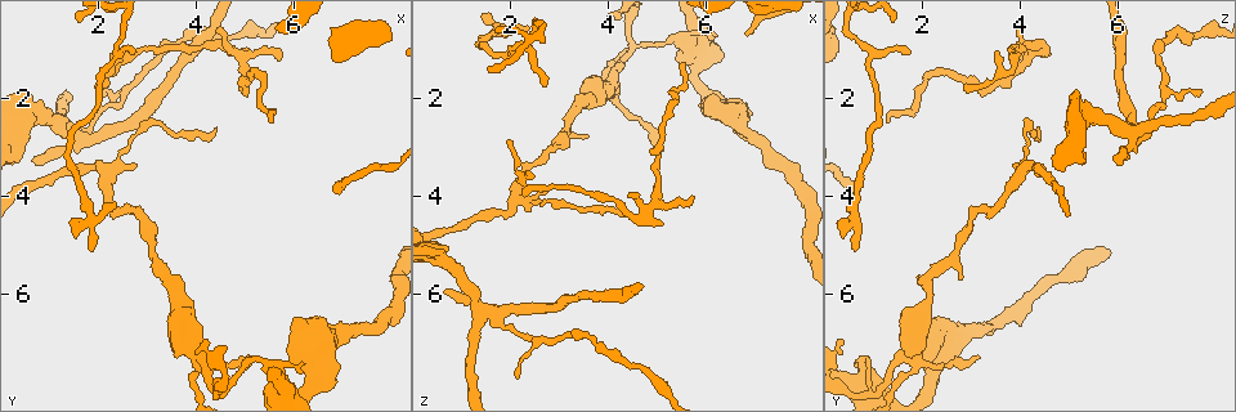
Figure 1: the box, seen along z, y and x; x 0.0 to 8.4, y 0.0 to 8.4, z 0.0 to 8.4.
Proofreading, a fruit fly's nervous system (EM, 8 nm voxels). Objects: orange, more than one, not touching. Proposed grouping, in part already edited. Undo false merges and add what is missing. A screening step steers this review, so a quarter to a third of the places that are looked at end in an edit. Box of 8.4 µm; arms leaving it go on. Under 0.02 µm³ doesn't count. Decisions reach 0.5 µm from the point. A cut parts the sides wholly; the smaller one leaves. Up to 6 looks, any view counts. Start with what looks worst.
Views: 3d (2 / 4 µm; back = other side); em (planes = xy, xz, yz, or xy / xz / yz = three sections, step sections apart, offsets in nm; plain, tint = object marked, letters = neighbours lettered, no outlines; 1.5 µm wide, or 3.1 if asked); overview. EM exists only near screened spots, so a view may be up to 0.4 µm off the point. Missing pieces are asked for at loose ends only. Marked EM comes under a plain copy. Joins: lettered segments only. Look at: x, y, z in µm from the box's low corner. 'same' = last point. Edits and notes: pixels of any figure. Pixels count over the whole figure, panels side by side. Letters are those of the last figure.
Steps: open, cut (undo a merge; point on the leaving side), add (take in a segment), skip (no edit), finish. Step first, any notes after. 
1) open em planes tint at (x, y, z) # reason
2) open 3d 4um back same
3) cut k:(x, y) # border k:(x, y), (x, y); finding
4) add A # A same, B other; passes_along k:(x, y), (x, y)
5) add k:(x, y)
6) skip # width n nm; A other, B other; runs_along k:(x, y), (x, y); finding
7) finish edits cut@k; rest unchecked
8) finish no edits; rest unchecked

open 3d 2um at (1.45, 2.75, 6.25) # four-way junction

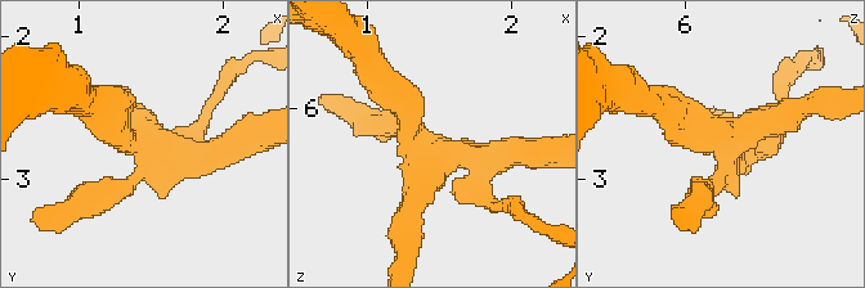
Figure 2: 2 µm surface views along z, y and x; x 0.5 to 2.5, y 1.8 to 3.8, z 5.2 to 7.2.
open em planes letters at (1.40, 2.76, 6.26) # now the EM

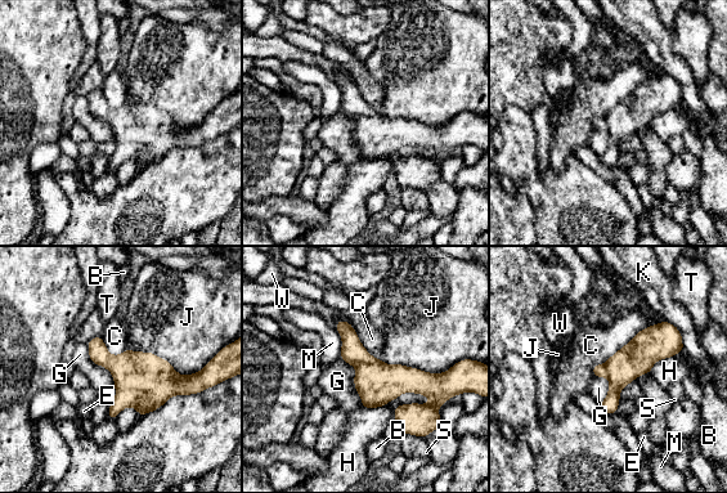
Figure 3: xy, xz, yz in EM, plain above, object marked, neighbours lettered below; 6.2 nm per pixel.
cut 3:(420, 420) # B other, C other, E other, G other, H other, J other, K other, M other, S other, T other, W other; border 3:(431, 402), (438, 406); two neurons meet here

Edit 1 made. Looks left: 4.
open 3d 2um at (4.95, 1.85, 3.40) # sharp bend

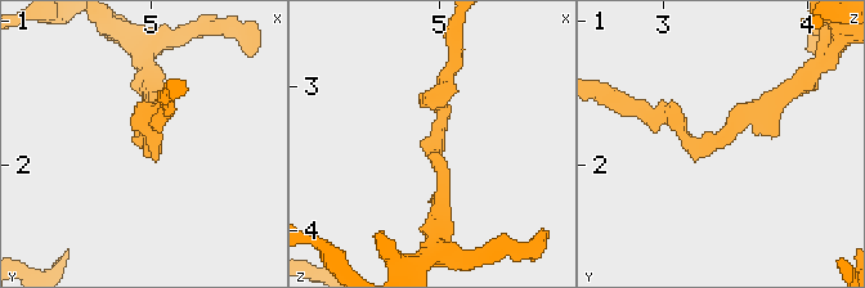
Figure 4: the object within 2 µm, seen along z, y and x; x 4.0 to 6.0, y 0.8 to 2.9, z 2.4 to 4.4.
open em xy step 8 tint at (4.98, 1.84, 3.32) # now the EM

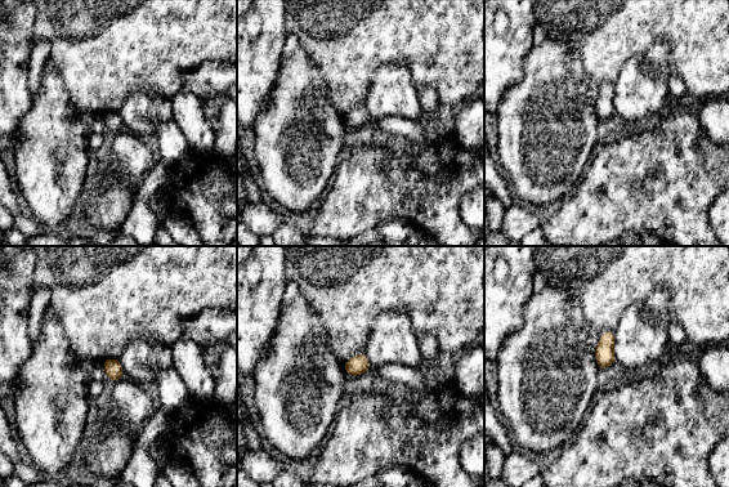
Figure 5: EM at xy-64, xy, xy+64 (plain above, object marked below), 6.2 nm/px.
open em planes letters same

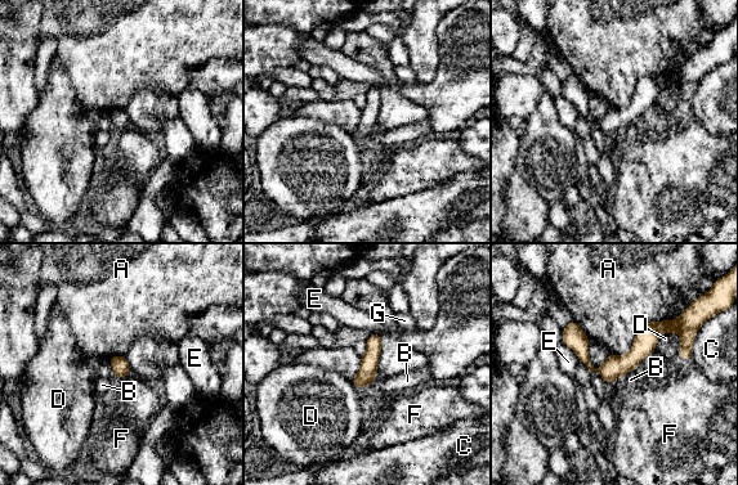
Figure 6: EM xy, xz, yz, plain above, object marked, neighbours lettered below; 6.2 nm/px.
skip # longest_contact A 380 nm; A other, B other, C other, D other, E other, F other, G other; border 6:(662, 319), (611, 353); one neuron here

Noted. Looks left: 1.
finish edits cut@3; rest unchecked

